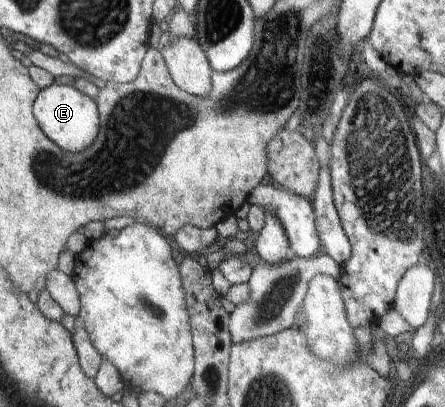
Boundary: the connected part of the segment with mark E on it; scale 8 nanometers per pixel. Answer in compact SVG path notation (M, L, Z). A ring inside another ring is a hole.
M54 84L44 88L35 103L35 114L46 135L62 149L72 153L82 153L90 149L101 134L101 108L98 102L74 85Z

